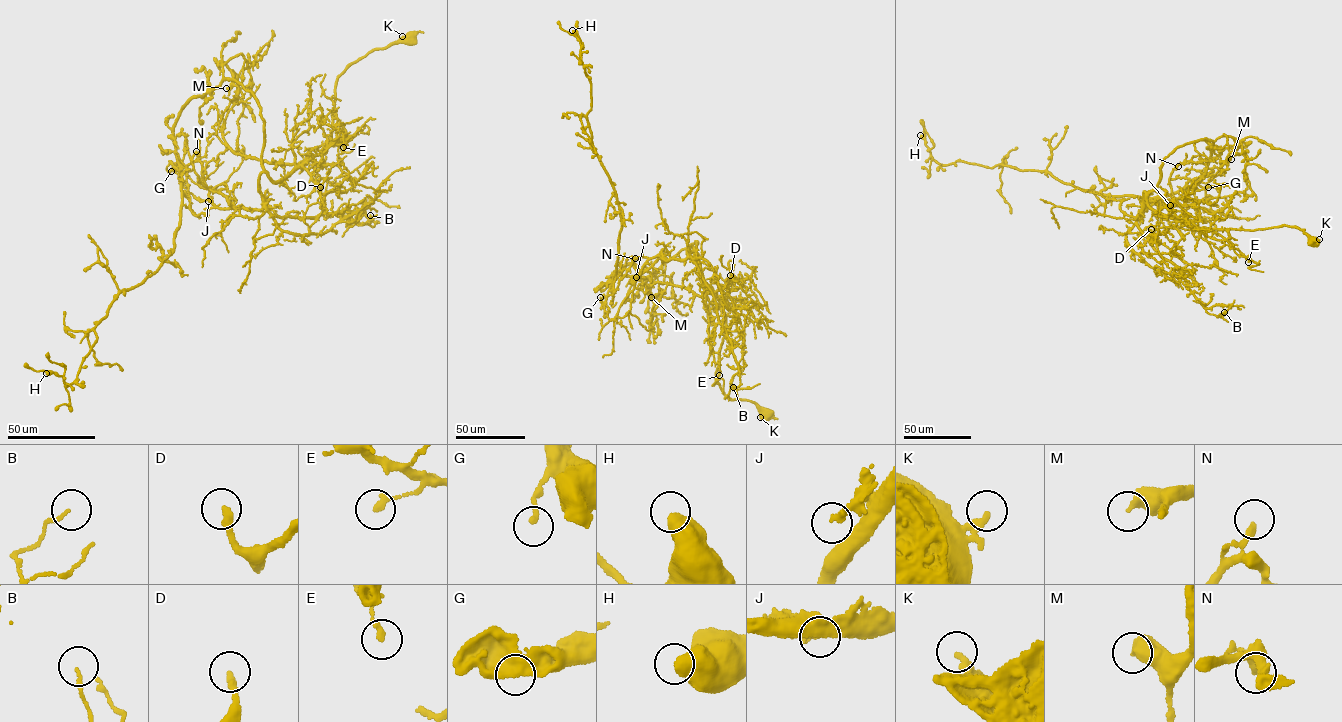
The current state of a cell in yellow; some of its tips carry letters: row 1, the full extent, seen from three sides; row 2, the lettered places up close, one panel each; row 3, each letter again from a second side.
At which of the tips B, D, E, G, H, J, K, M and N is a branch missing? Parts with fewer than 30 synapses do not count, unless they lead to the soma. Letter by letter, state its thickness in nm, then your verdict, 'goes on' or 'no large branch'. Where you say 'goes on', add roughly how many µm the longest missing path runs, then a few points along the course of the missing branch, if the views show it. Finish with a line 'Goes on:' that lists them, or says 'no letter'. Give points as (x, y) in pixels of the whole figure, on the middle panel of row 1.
B: 110 nm thick; no large branch
D: 280 nm thick; goes on; about 15 µm are missing; missing branch runs (730, 275), (730, 262)
E: 220 nm thick; no large branch
G: 180 nm thick; no large branch
H: 600 nm thick; no large branch
J: 200 nm thick; no large branch
K: 300 nm thick; no large branch
M: 440 nm thick; no large branch
N: 240 nm thick; no large branch
Goes on: D

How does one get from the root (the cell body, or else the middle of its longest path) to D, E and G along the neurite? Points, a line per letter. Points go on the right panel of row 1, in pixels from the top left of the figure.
D: (1312, 242), (1304, 229), (1285, 225), (1225, 229), (1194, 227), (1179, 221), (1166, 232), (1154, 234), (1151, 229)
E: (1312, 242), (1304, 229), (1295, 227), (1222, 229), (1194, 227), (1179, 220), (1215, 231), (1248, 262)
G: (1312, 242), (1285, 225), (1194, 227), (1147, 202), (1163, 160), (1201, 139), (1219, 147), (1206, 139), (1208, 187)

